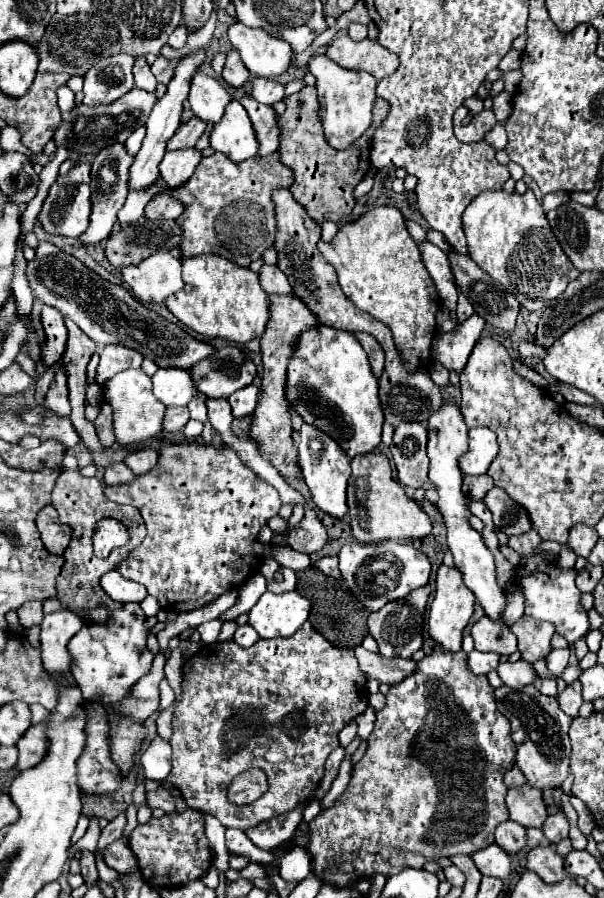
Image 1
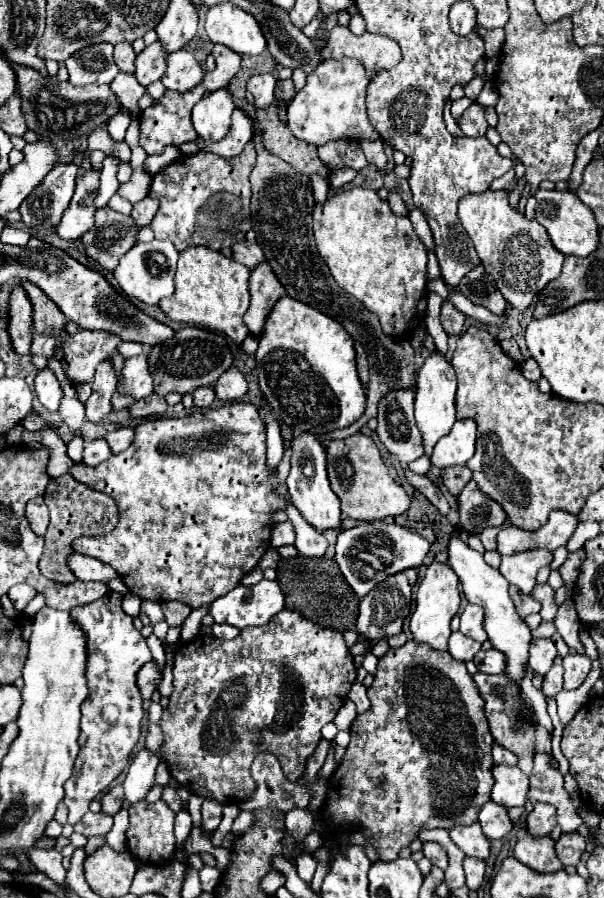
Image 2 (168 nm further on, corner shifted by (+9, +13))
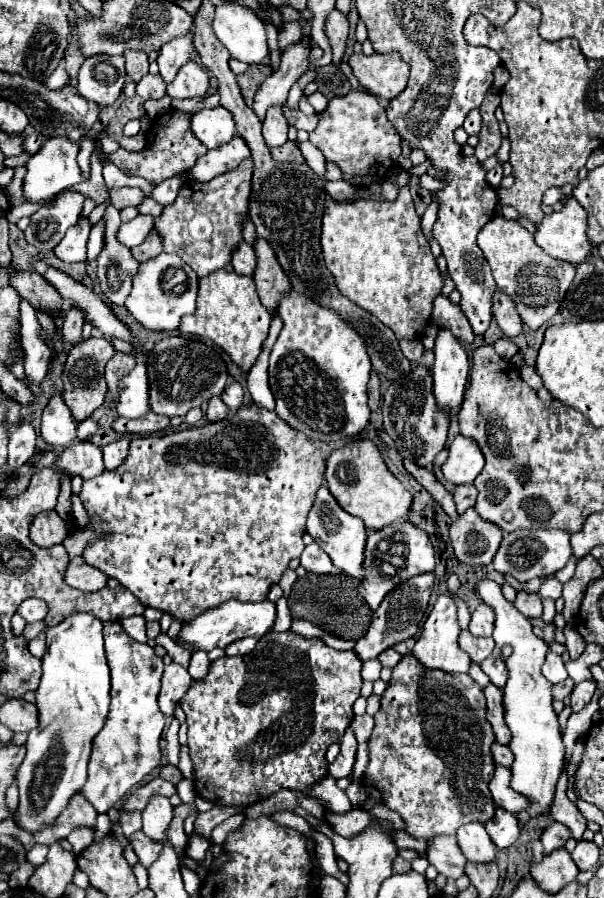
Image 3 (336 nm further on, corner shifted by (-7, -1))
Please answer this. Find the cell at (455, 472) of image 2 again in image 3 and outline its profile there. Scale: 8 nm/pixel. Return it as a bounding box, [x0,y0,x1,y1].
[452,484,478,514]

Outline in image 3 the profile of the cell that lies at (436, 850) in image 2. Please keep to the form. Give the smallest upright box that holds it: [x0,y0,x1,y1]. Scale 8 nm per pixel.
[426,836,466,878]

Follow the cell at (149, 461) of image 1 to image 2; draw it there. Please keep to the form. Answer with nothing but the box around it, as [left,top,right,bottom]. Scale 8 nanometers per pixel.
[104,428,134,454]

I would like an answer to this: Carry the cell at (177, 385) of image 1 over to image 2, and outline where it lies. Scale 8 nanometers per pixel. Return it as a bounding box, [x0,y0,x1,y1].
[118,354,154,400]

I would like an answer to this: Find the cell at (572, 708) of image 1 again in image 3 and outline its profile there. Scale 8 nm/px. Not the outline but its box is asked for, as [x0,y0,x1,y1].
[554,678,574,700]

